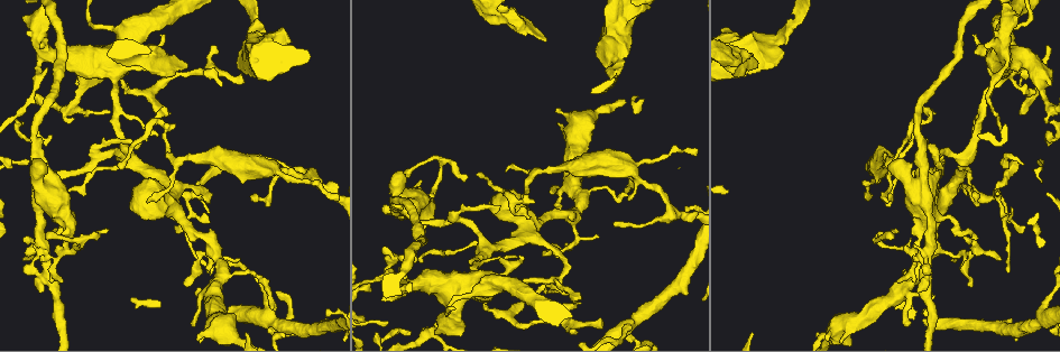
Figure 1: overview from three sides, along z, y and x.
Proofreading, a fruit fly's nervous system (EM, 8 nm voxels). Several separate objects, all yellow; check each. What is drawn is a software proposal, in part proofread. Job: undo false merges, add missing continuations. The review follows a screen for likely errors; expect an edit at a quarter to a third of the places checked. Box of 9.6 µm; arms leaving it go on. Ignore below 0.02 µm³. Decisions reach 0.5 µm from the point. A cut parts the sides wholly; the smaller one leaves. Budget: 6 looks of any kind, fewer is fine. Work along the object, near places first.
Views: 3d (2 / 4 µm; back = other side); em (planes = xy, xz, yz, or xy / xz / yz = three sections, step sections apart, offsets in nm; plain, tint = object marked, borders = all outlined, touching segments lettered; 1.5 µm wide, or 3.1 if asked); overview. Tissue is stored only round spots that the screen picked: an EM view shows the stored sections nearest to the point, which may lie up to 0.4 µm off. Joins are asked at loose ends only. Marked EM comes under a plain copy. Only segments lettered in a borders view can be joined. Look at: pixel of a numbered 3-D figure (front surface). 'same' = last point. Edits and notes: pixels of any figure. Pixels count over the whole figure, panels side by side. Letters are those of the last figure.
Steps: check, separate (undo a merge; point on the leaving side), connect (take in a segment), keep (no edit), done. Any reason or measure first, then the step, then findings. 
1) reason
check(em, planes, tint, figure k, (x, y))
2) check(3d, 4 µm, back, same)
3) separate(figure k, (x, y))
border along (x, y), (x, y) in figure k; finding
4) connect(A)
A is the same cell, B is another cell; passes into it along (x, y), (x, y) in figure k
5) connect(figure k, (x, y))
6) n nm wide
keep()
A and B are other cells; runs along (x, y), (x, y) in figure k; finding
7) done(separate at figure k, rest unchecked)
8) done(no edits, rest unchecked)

branch stops here
check(em, xz, step 8, tint, figure 1, (162, 75))

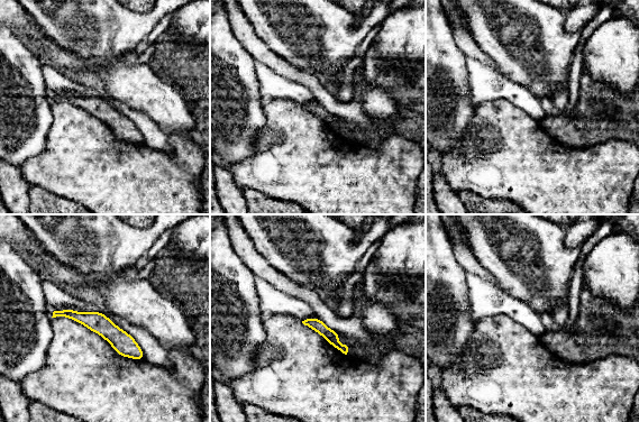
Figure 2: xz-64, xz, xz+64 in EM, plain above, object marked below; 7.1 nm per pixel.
check(em, xz, step 8, borders, same)

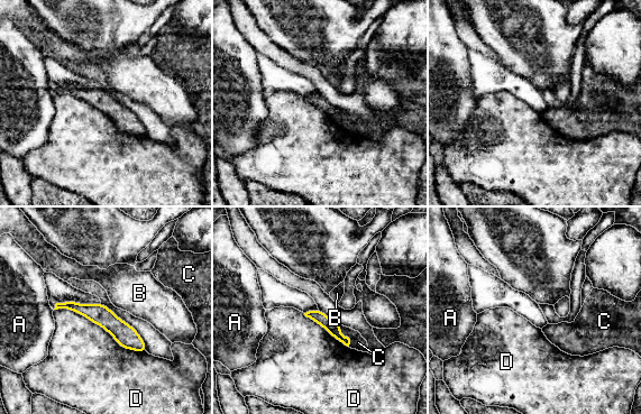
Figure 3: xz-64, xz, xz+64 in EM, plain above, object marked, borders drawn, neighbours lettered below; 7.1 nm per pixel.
keep()
A, B, C and D are other cells; runs along (58, 305), (102, 315), (143, 348) in figure 3; none of them fits

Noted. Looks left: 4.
thick turns thin
check(em, planes, borders, figure 1, (260, 30))

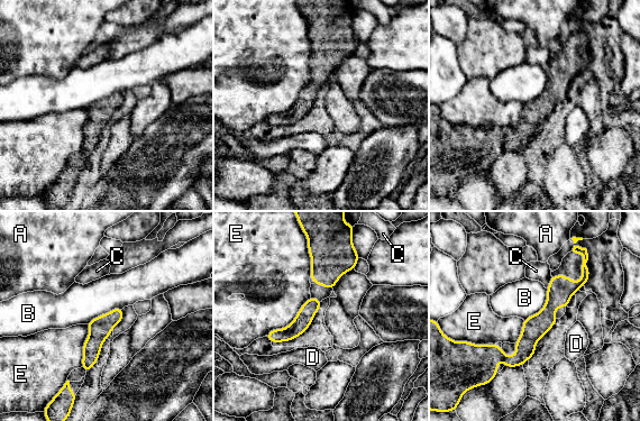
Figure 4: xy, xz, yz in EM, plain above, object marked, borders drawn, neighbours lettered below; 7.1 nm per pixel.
E touches over 420 nm
keep()
A, B, C, D and E are other cells; runs along (586, 272), (514, 358), (482, 353) in figure 4; all the same neuron

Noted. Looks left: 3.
branch stops here
check(em, planes, borders, figure 1, (384, 248))

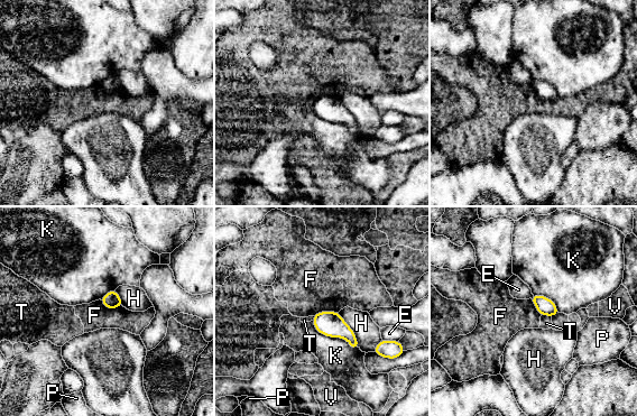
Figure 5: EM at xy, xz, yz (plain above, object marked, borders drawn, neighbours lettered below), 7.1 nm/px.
keep()
E, F, H, K, P, T and V are other cells; border along (338, 312), (321, 311), (312, 315) in figure 5; no lettered segment goes on from it

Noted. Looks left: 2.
done(no edits, rest unchecked)

